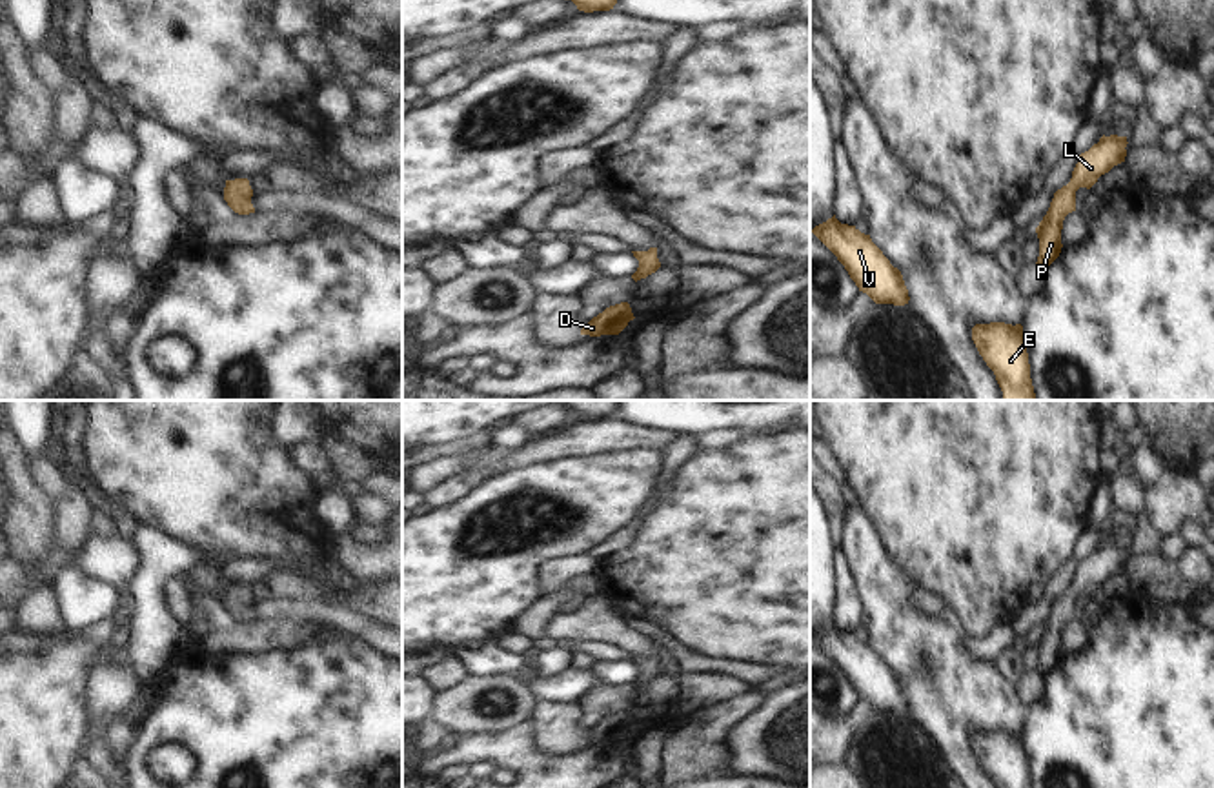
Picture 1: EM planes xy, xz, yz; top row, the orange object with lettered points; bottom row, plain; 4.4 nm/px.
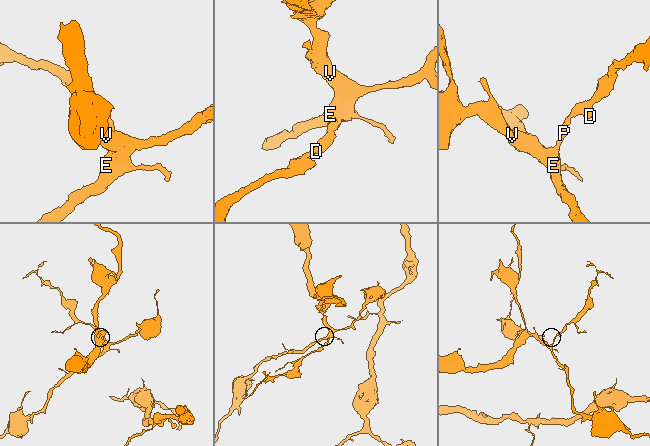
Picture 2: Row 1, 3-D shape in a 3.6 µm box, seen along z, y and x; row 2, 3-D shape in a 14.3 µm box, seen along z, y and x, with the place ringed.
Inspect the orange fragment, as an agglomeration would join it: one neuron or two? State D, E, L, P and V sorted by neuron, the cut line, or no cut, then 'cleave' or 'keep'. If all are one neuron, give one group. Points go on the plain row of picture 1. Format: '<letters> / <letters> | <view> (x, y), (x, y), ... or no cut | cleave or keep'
D E L P V | no cut | keep

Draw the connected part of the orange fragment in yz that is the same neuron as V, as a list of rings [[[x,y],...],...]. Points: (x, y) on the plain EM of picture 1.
[[[835,622],[815,633],[812,641],[837,664],[859,699],[875,712],[908,712],[901,679],[890,672],[870,642],[855,633],[841,631]]]

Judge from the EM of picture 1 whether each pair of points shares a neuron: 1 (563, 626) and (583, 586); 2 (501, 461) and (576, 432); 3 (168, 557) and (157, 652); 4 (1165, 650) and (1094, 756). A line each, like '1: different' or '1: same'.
1: different
2: same
3: same
4: same

